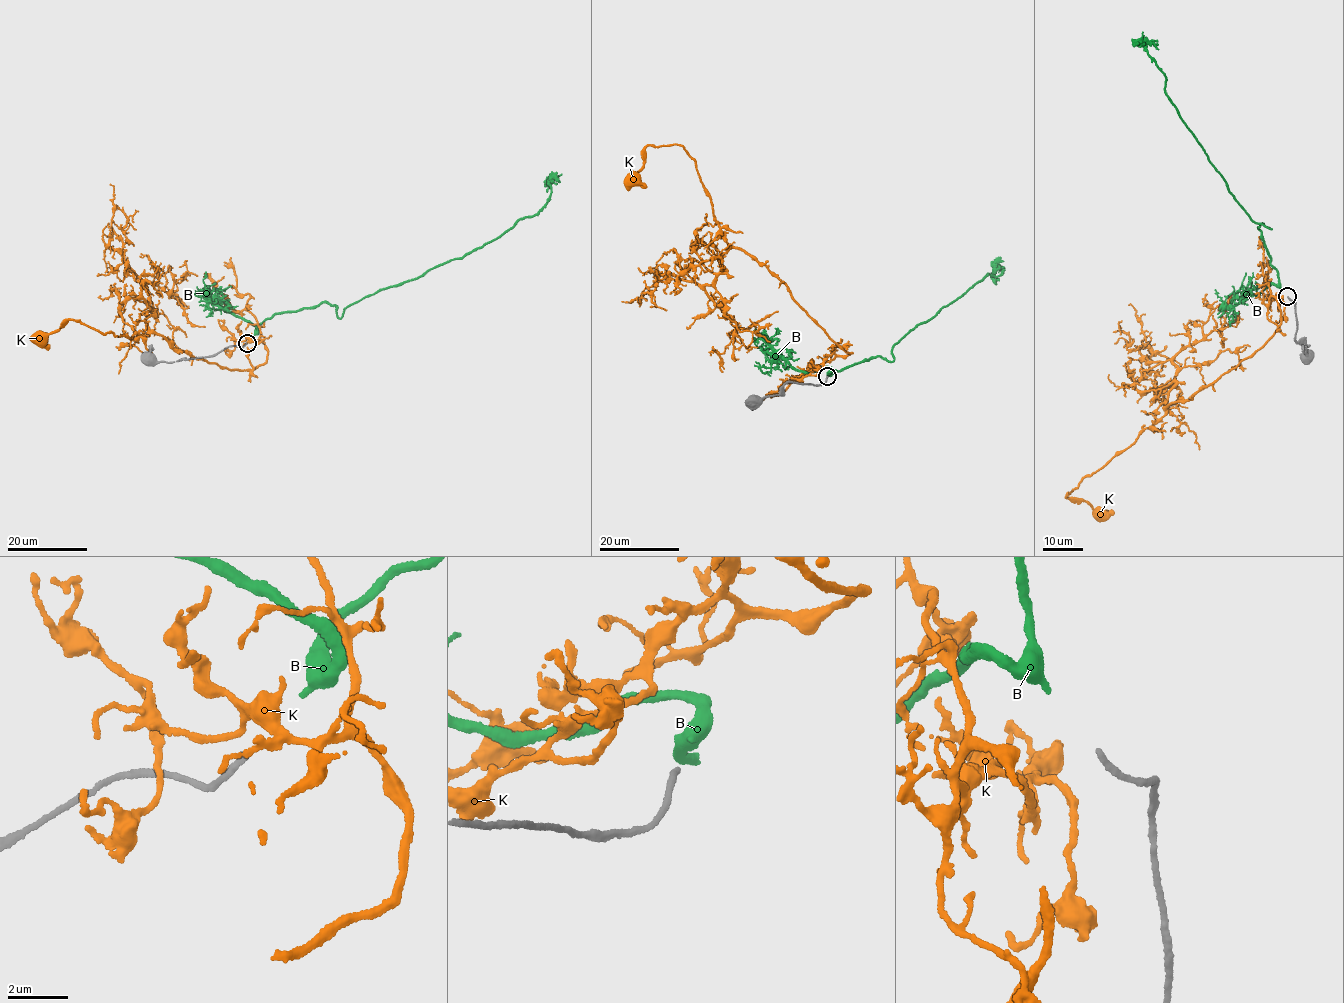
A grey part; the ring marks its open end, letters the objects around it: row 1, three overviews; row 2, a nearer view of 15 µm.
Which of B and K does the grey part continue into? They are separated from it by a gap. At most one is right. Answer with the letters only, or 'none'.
B

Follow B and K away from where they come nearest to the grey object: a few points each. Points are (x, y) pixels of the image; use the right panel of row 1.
B: (1281, 289), (1258, 229), (1270, 228), (1251, 220), (1179, 117), (1163, 72), (1147, 52), (1148, 43), (1158, 49)
K: (1278, 300), (1267, 313), (1278, 327), (1252, 355), (1170, 404), (1065, 497), (1098, 515)

